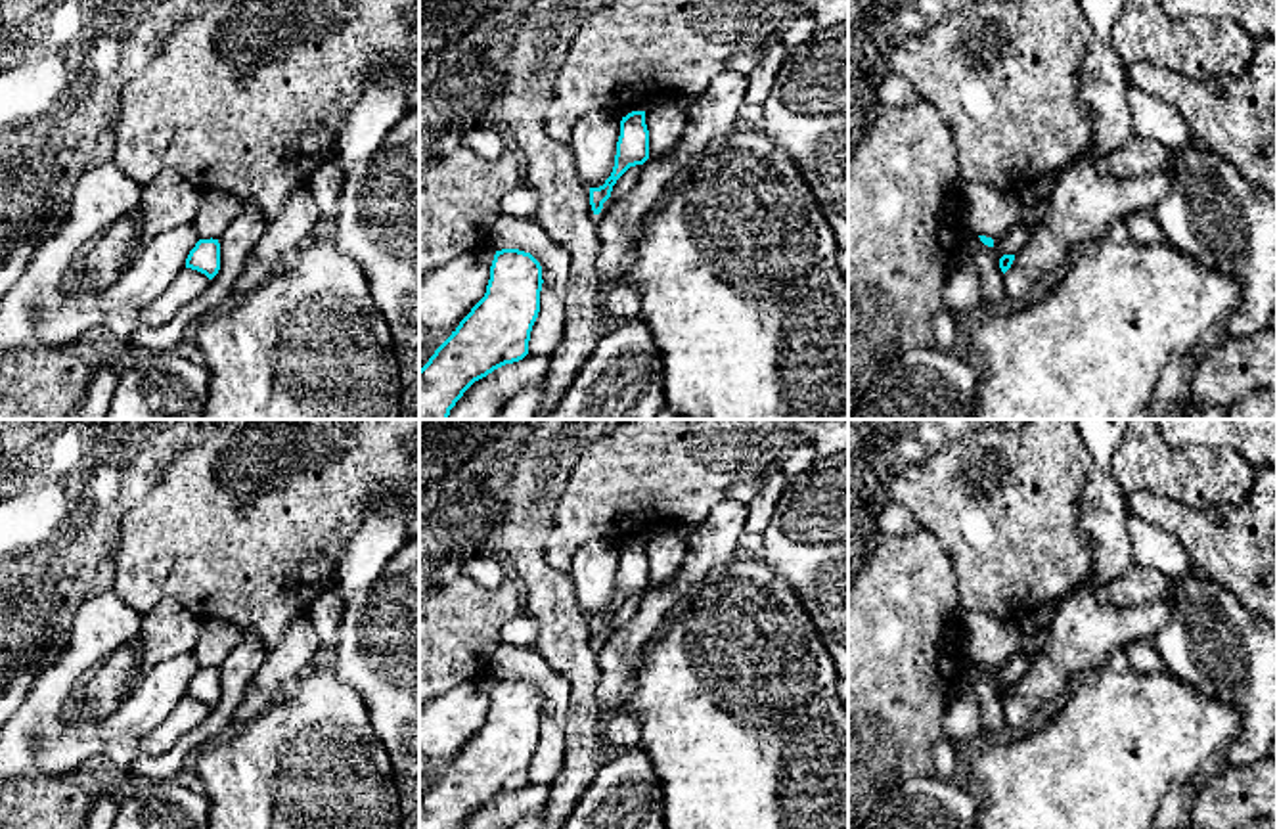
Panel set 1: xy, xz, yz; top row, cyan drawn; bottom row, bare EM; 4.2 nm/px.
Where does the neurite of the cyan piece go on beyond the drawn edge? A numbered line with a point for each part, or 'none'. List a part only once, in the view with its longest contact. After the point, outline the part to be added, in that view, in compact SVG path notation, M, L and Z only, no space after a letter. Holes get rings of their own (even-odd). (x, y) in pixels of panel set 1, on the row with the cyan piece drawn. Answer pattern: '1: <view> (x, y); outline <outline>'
none

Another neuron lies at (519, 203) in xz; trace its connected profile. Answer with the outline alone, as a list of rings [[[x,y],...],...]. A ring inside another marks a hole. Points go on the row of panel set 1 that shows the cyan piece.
[[[521,184],[502,199],[502,214],[513,218],[534,218],[536,199],[528,186]]]

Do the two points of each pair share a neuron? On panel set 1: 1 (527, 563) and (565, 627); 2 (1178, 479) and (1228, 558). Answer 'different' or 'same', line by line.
1: same
2: different

